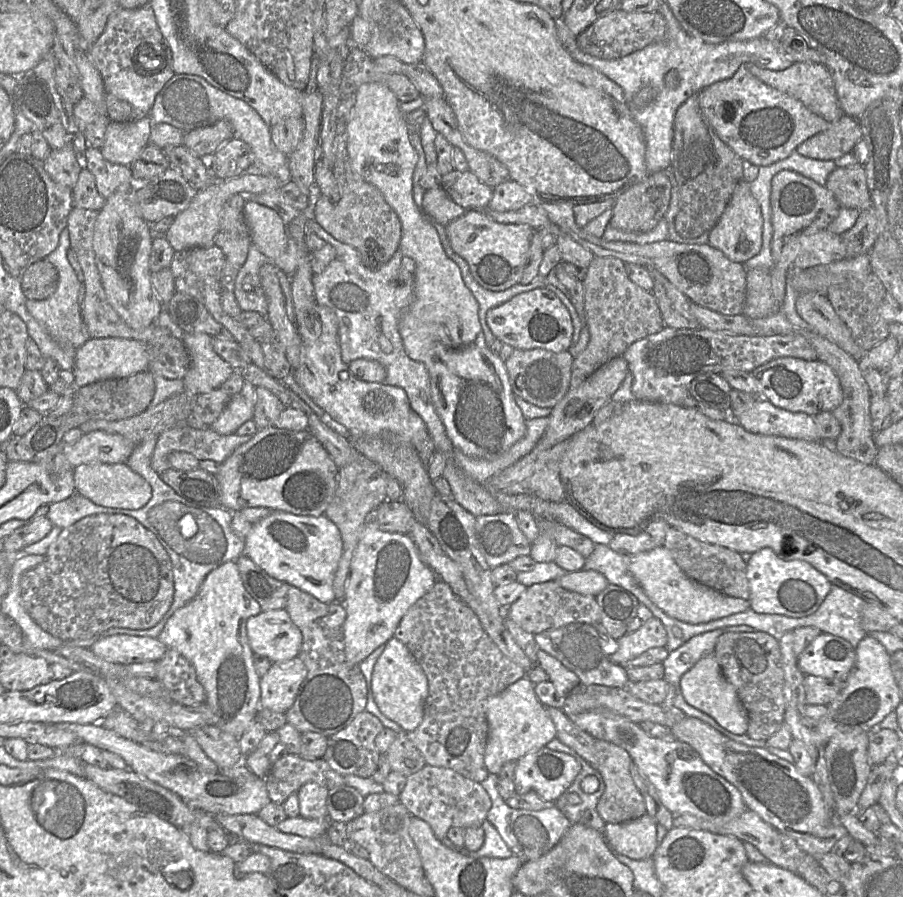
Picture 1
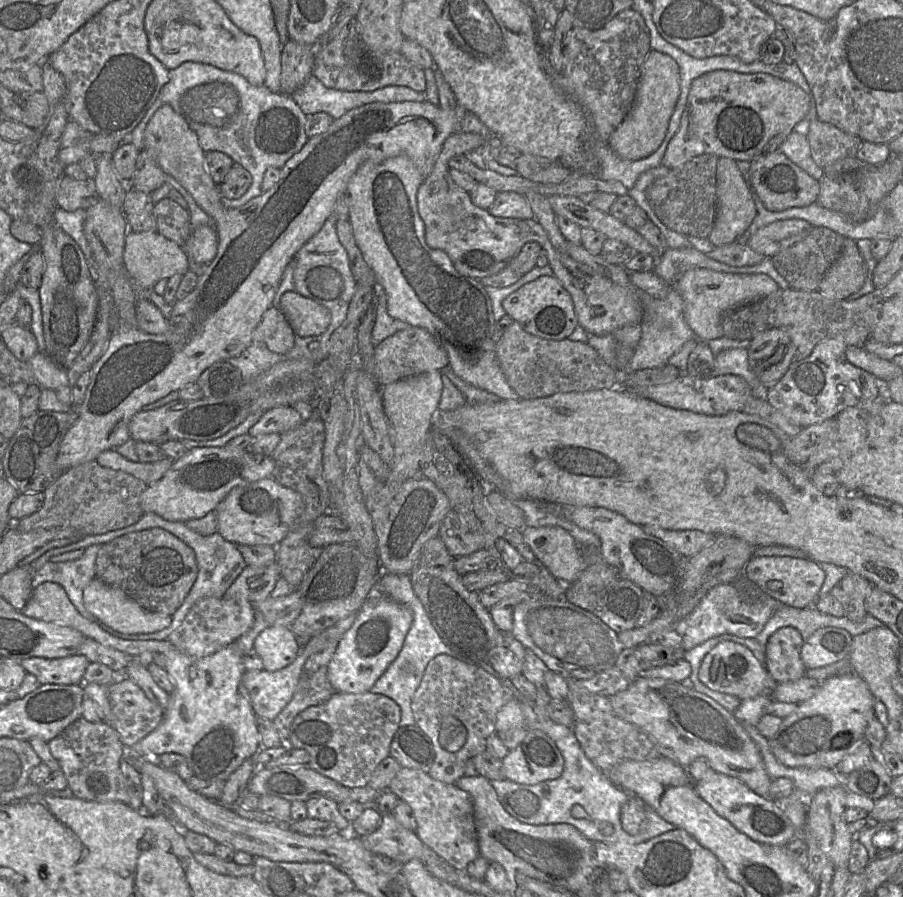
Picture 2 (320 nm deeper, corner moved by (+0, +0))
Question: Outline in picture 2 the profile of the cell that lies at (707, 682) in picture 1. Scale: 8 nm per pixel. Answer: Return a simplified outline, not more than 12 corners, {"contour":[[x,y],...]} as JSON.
{"contour":[[722,641],[701,661],[699,680],[741,701],[774,687],[744,645]]}

